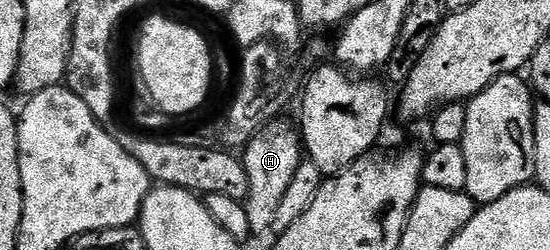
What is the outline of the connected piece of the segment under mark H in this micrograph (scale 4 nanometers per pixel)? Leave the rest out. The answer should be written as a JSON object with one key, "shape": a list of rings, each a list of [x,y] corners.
{"shape":[[[275,119],[246,144],[241,154],[244,163],[244,171],[248,173],[248,195],[244,202],[248,211],[248,227],[251,234],[269,234],[272,230],[272,222],[276,210],[284,199],[288,186],[292,184],[292,175],[296,175],[296,167],[304,159],[304,146],[301,132],[294,129],[283,119]]]}

